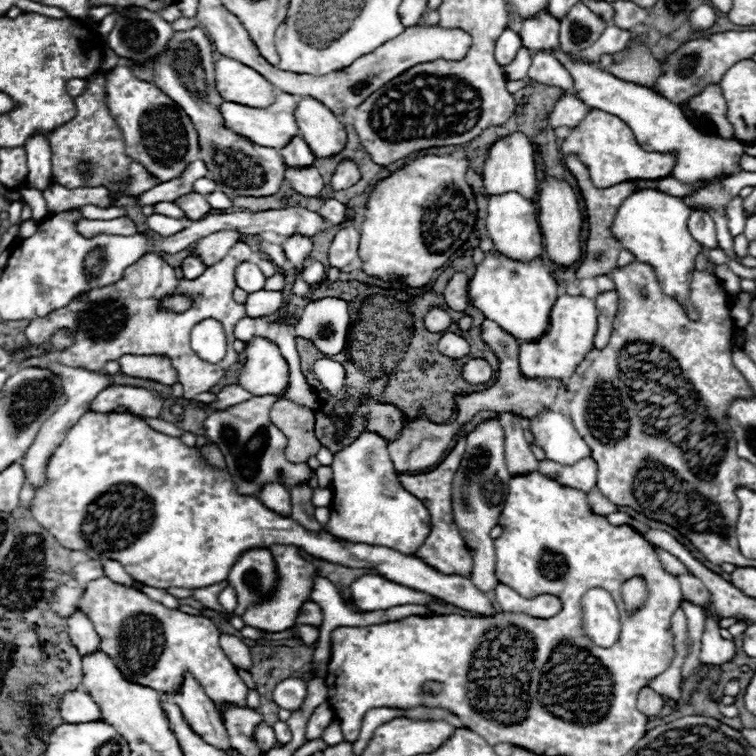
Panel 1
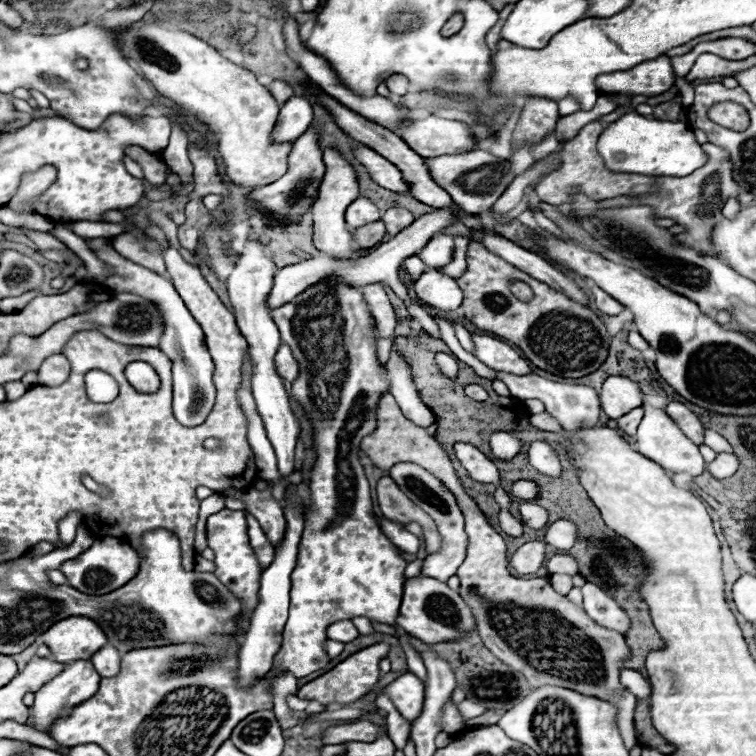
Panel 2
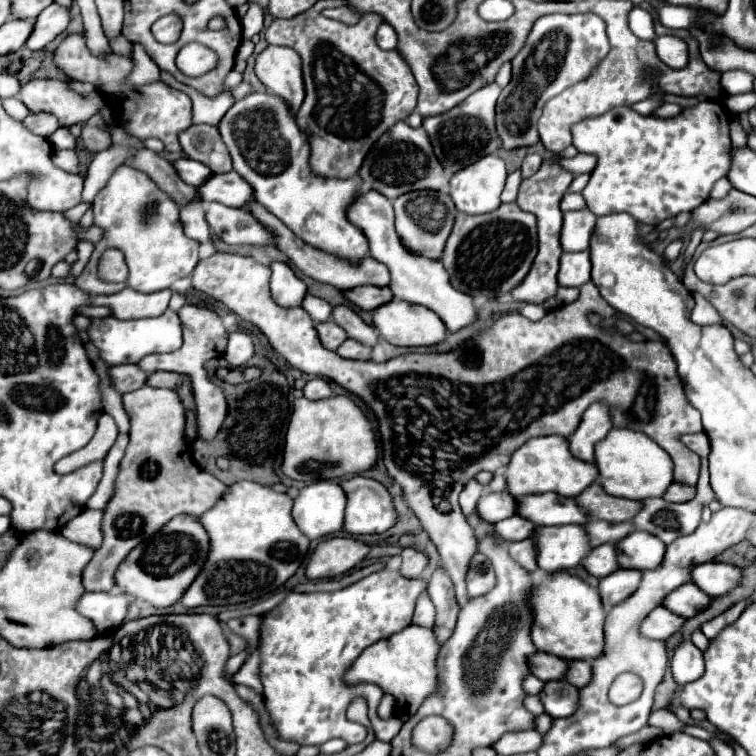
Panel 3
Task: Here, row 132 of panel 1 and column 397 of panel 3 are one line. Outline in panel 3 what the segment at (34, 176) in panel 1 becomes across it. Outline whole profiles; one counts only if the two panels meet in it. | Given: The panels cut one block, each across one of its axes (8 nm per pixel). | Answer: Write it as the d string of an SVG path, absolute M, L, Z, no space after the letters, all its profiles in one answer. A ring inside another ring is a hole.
M384 22L384 24L378 28L376 42L378 42L380 48L384 48L384 50L392 50L392 48L396 48L396 44L398 44L398 34L396 34L396 30L394 30L390 24Z

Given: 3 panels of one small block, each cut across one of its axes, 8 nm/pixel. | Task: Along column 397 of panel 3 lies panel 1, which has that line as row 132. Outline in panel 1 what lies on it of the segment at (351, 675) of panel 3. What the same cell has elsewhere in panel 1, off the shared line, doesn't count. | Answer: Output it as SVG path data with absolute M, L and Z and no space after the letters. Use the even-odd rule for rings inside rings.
M560 48L554 52L554 56L560 60L560 64L570 72L574 80L574 90L578 90L578 96L590 106L604 112L610 112L618 116L624 124L628 124L642 148L648 148L650 152L678 152L678 162L674 166L672 176L678 182L694 182L700 178L712 180L714 176L728 174L732 176L734 170L738 172L736 160L744 154L744 148L738 140L724 140L714 130L698 130L682 112L680 108L666 100L664 96L652 92L646 86L624 82L608 72L604 72L600 66L590 64L588 60L574 60L574 52L562 52Z

